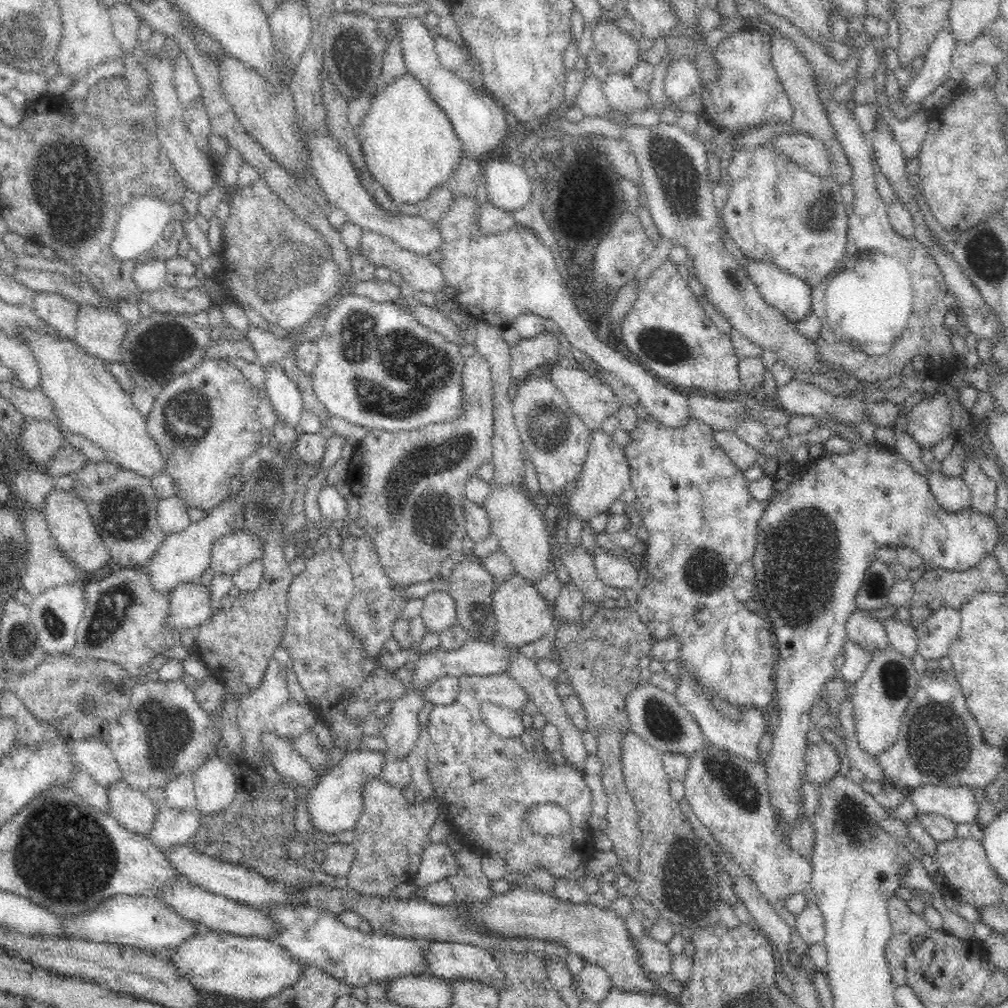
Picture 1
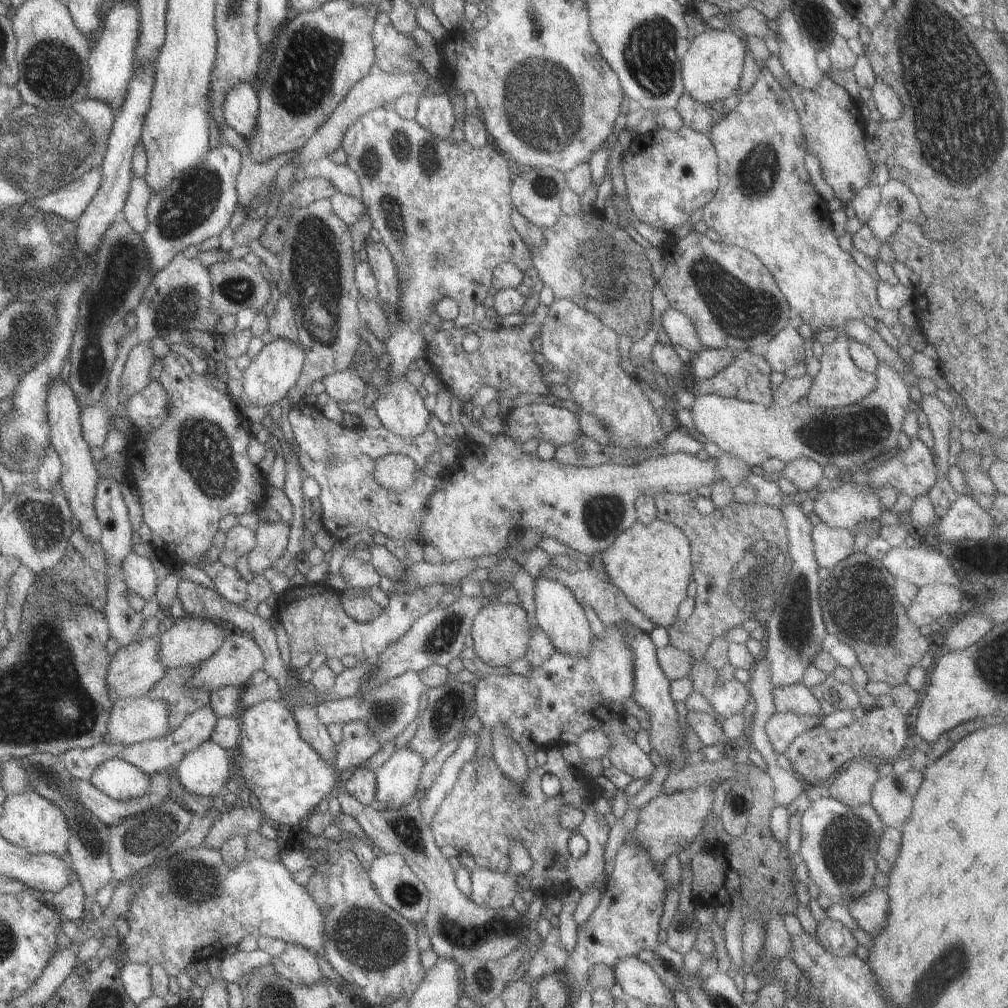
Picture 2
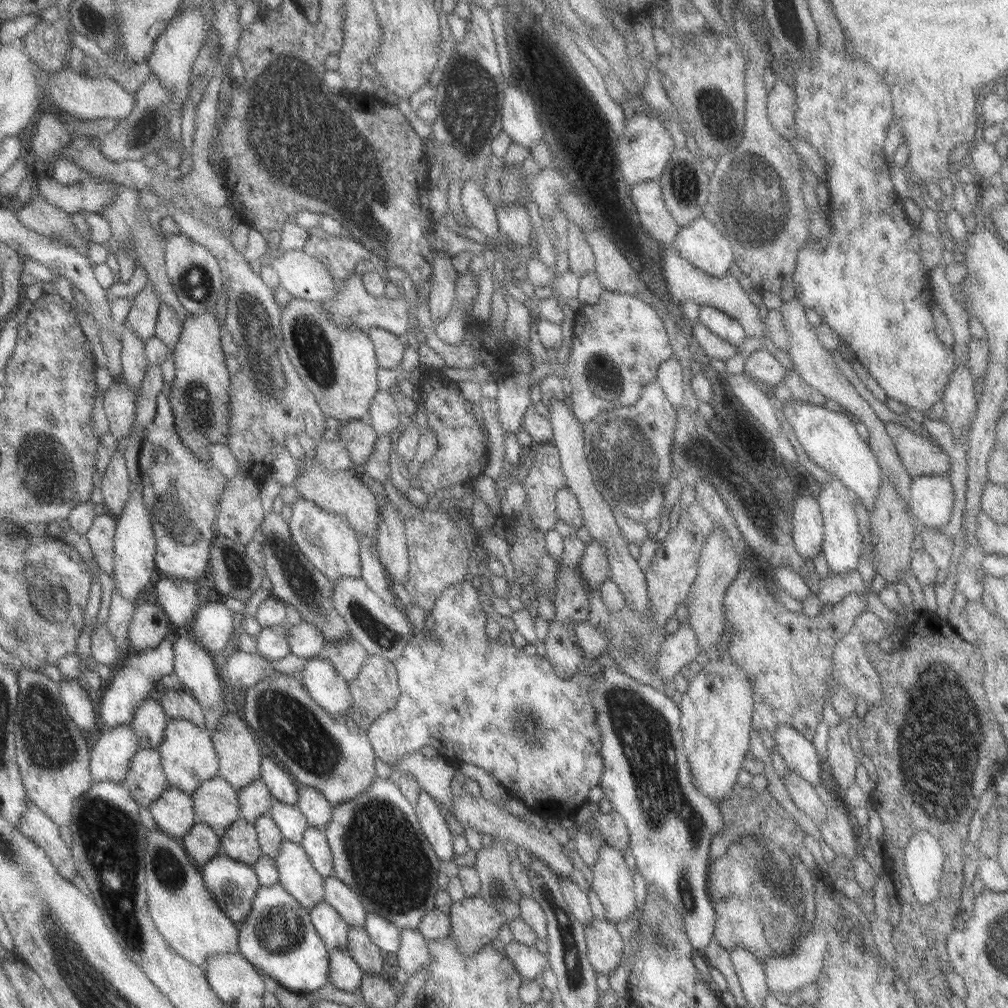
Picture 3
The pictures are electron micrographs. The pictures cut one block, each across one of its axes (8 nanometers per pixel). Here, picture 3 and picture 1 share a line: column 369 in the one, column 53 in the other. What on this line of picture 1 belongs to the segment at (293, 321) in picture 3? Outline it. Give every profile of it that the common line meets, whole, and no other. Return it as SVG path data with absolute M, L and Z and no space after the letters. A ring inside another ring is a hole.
M26 328L24 339L40 365L39 390L50 399L57 420L65 428L94 442L104 452L106 462L130 470L141 478L151 481L155 475L167 473L160 449L148 434L146 419L134 407L131 394L127 394L107 370L106 362L86 354L72 340L55 340L46 332L37 334Z

